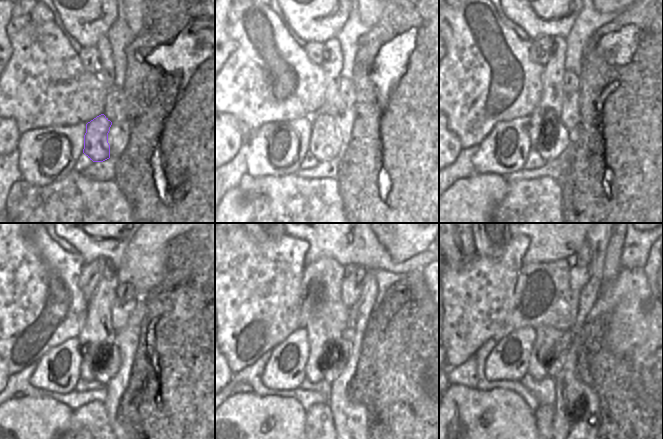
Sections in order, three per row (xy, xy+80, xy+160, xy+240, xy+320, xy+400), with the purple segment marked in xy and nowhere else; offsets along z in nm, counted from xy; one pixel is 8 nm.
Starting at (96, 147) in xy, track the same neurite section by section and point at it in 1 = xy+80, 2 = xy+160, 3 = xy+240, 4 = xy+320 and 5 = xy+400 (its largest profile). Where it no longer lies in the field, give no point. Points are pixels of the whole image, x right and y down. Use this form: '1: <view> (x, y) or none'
1: xy+80 (325, 142)
2: xy+160 (554, 139)
3: xy+240 (107, 361)
4: xy+320 (335, 359)
5: xy+400 (556, 358)

